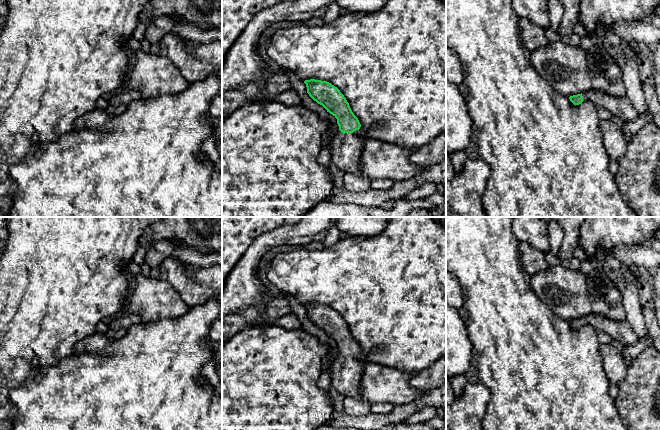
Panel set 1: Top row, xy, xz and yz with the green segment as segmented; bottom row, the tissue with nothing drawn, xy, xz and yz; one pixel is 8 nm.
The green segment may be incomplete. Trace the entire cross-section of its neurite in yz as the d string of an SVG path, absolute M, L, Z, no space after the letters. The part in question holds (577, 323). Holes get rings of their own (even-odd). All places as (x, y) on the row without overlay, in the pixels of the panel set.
M595 314L569 321L574 329L579 329L583 325L591 325L596 330L602 330L609 334L613 339L620 342L623 346L634 346L639 337L626 321L613 321Z

